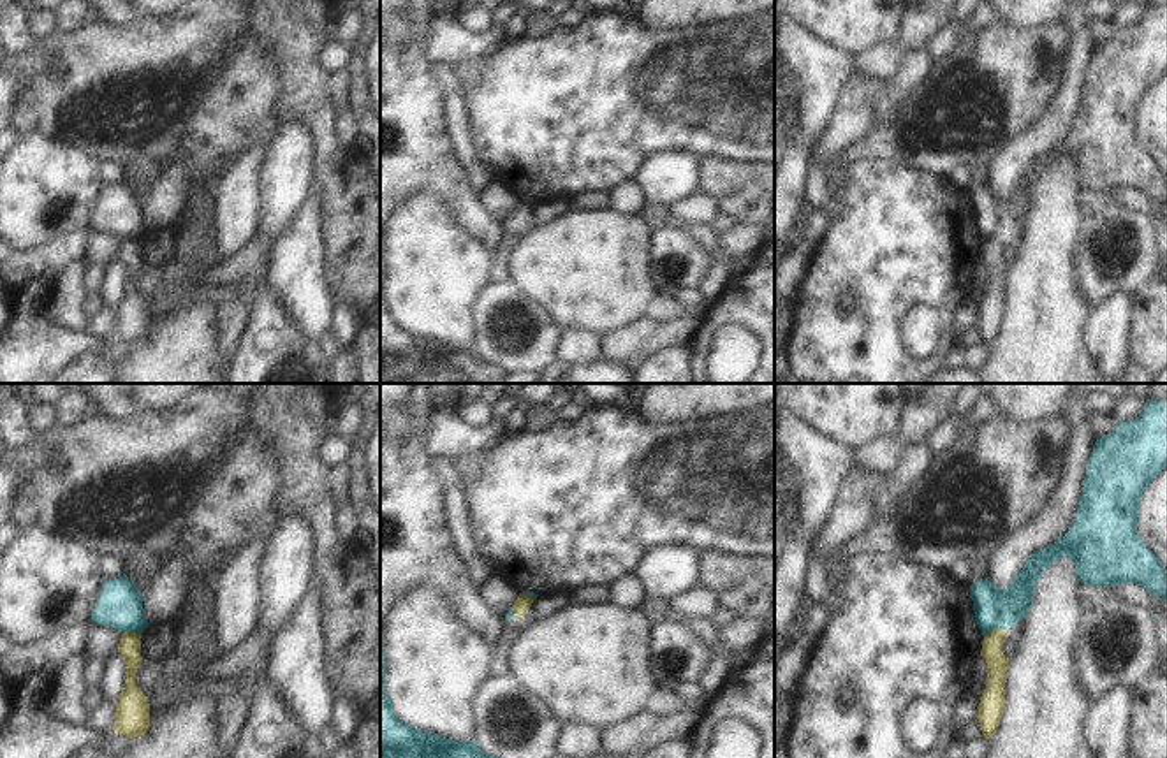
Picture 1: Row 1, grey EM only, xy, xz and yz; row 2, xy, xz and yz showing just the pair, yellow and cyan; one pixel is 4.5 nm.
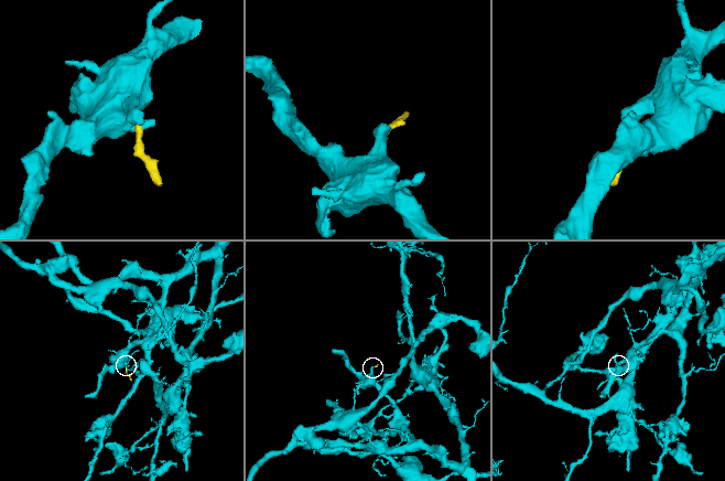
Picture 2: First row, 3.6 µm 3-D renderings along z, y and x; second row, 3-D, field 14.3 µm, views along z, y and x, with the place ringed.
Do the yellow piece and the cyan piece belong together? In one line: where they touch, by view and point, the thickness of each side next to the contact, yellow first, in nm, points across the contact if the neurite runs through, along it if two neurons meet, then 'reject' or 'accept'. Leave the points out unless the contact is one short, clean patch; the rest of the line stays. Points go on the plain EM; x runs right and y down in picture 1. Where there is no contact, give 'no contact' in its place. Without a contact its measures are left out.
meets yellow in yz at (995, 236); 100 nm thick on the yellow side, 190 nm on the other; border along yz (1005, 234), (995, 234), (984, 241); reject

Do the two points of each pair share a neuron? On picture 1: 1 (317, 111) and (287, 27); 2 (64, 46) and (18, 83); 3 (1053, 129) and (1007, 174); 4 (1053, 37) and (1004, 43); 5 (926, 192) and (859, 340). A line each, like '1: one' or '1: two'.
1: one
2: two
3: one
4: one
5: one

